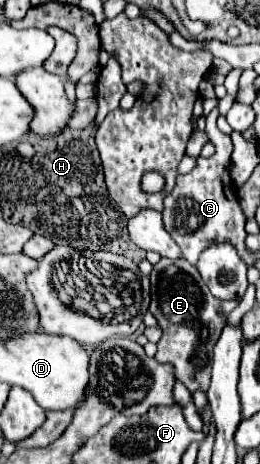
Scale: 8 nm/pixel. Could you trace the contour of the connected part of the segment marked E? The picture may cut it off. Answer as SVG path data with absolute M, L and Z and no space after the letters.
M159 260L151 272L151 314L159 322L163 336L155 358L175 366L175 376L191 390L207 390L211 382L211 352L217 344L229 312L239 302L217 300L187 260Z

